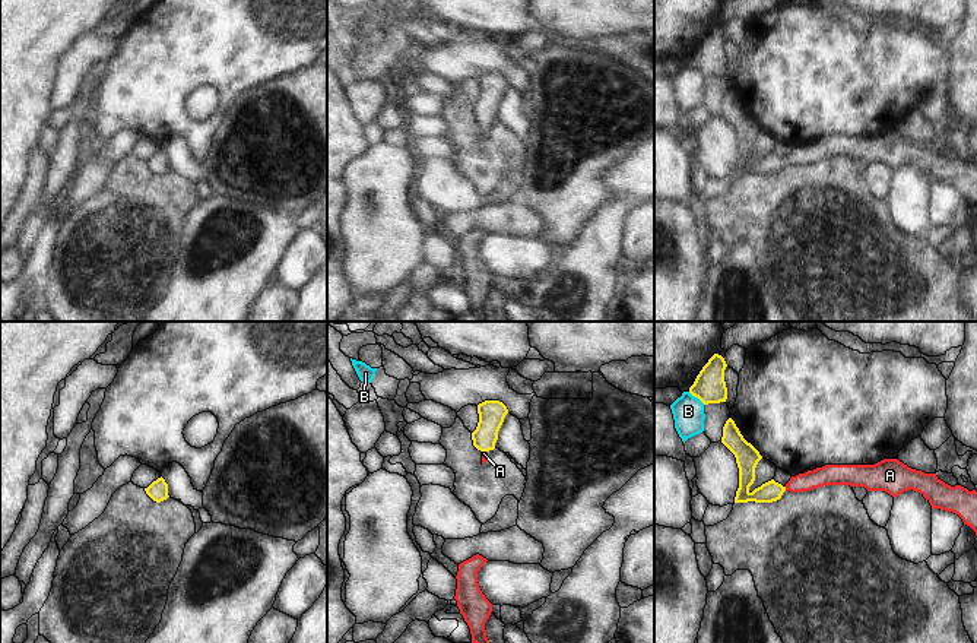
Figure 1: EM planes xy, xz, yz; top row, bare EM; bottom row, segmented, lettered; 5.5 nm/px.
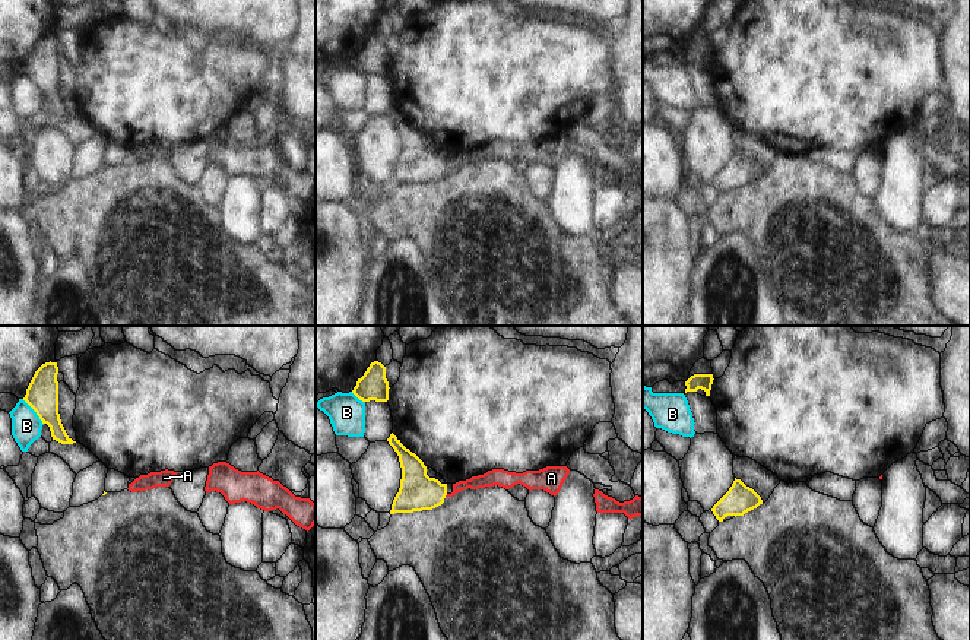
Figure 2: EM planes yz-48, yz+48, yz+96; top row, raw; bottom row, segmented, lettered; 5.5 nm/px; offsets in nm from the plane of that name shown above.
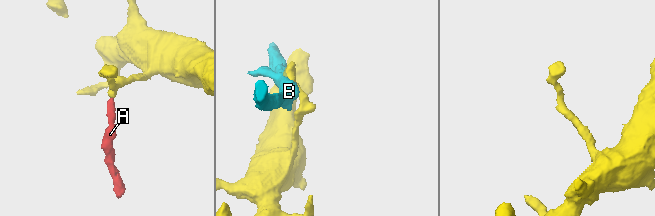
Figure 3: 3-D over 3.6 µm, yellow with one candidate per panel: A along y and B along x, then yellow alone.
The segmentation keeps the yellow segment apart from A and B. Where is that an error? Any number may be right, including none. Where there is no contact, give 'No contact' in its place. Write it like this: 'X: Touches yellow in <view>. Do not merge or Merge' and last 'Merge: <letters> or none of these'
A: Touches yellow in yz. Merge
B: Touches yellow in yz. Do not merge
Merge: A.

